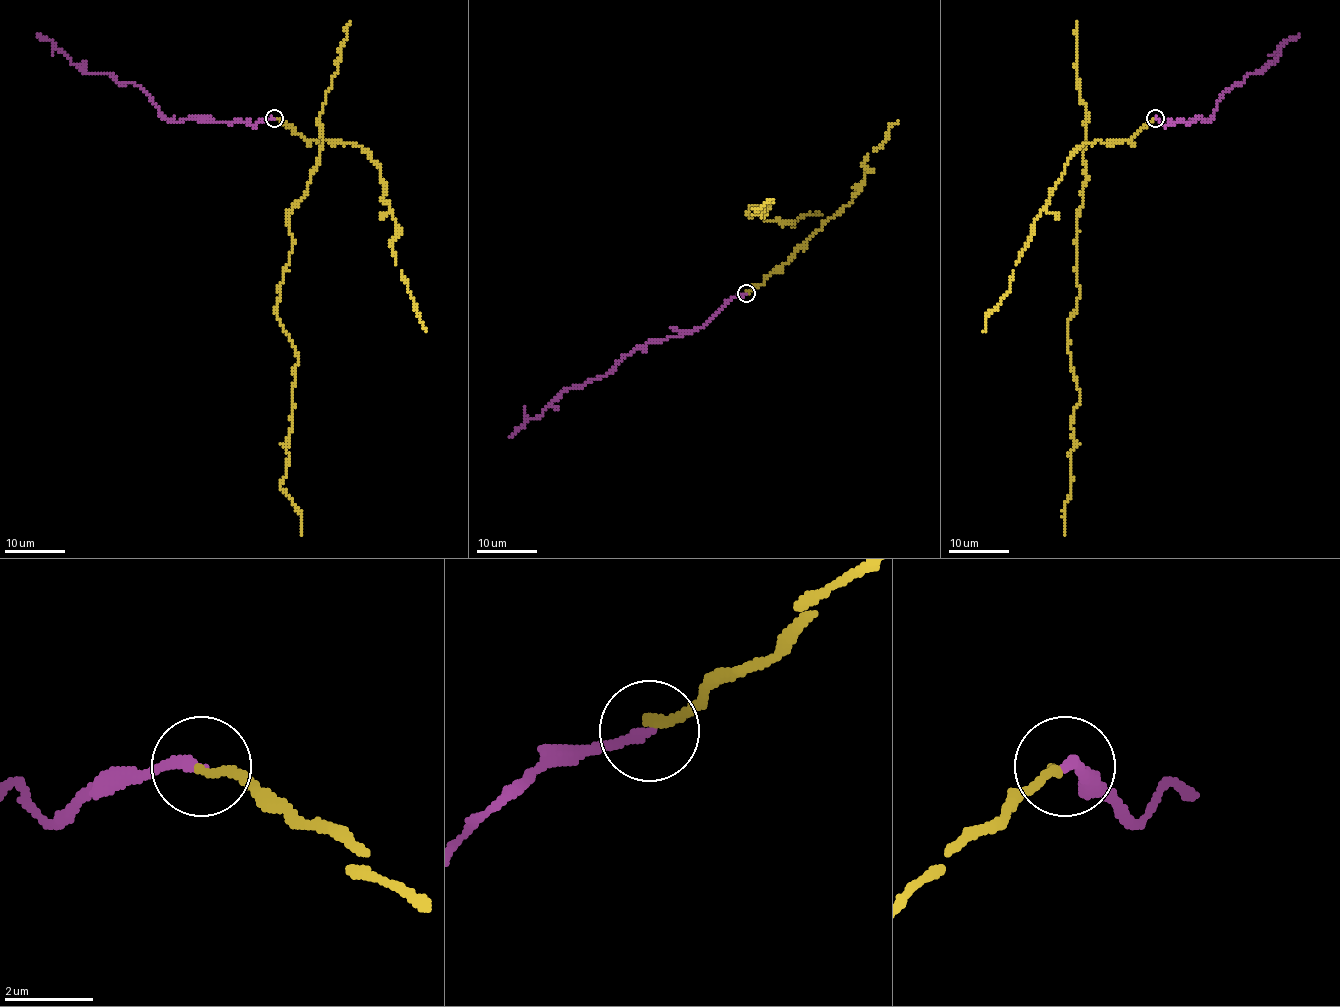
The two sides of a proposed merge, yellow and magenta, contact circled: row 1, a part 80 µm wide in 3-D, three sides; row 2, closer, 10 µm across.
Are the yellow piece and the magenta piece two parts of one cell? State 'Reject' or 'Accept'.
Accept

